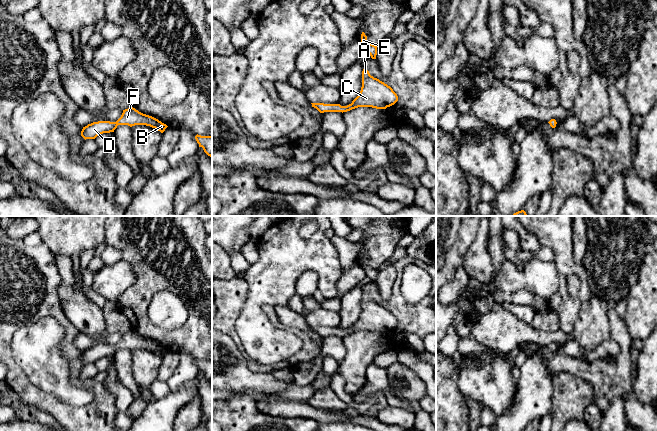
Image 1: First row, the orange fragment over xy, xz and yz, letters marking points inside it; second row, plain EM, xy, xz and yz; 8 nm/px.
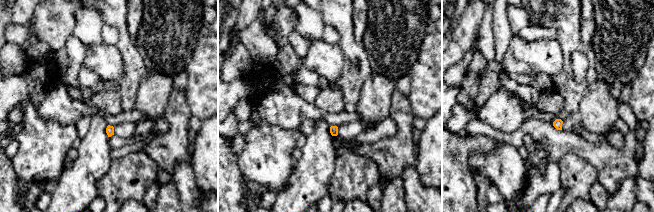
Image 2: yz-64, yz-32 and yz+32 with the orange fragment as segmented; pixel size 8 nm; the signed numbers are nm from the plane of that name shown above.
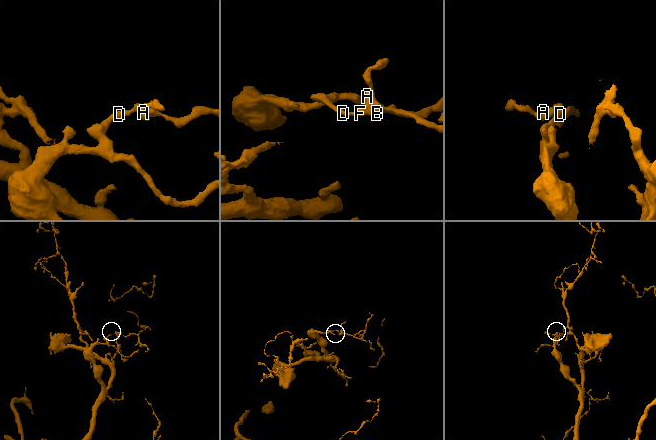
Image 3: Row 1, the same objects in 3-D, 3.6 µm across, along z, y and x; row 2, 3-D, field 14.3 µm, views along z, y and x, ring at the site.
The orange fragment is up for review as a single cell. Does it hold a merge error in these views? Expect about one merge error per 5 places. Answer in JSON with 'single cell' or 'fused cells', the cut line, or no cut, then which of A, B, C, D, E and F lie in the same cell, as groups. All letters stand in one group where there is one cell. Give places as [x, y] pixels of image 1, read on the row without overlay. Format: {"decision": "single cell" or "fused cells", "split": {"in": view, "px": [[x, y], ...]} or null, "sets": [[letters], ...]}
{"decision": "single cell", "split": null, "sets": [["A", "B", "C", "D", "E", "F"]]}

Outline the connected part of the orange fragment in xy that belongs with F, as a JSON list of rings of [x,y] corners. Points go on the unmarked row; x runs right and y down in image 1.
[[[132,330],[128,333],[123,334],[121,341],[116,346],[110,345],[98,345],[88,348],[83,351],[81,360],[86,363],[95,363],[97,360],[103,357],[114,356],[118,349],[128,349],[130,351],[135,349],[146,349],[163,357],[168,351],[158,343],[143,338],[133,332]]]

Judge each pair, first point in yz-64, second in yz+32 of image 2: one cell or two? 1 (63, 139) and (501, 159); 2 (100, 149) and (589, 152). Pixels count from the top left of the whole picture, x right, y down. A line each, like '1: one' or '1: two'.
1: one
2: two

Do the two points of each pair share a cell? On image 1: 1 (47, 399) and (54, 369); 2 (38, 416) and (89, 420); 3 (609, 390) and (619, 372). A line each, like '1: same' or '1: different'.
1: different
2: different
3: same

